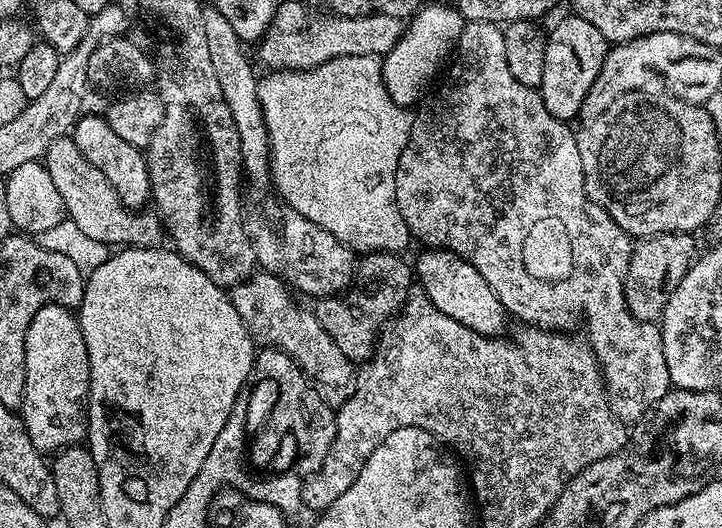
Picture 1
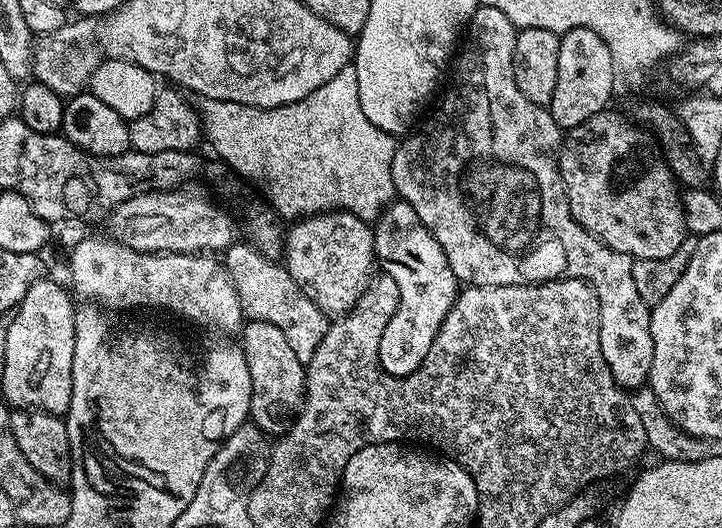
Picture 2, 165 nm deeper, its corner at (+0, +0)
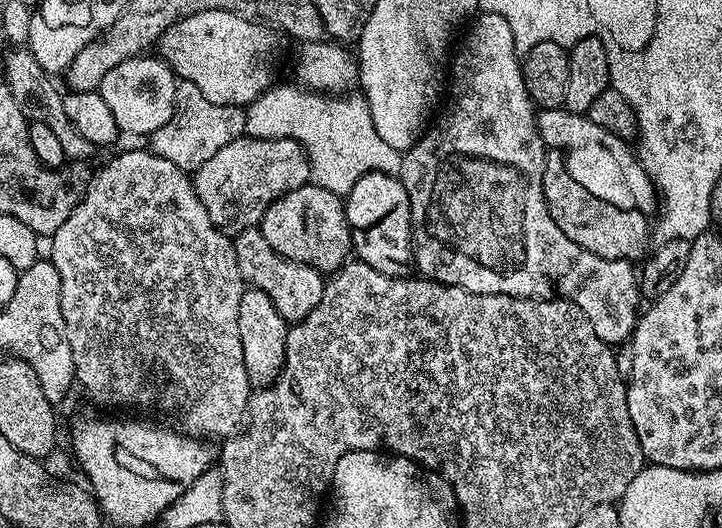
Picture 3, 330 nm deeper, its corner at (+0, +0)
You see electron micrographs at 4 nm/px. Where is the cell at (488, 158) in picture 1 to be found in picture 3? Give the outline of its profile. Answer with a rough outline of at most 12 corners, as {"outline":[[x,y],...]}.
{"outline":[[480,12],[400,157],[419,275],[560,297],[610,346],[637,269],[570,242],[514,30]]}

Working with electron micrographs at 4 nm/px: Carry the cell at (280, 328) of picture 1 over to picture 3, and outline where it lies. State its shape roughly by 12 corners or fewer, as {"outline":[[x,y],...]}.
{"outline":[[259,227],[232,241],[245,285],[289,322],[322,302],[326,280],[287,260]]}

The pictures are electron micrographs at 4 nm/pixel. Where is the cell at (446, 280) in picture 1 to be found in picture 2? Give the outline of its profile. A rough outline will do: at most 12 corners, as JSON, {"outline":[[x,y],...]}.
{"outline":[[393,199],[372,237],[394,278],[378,342],[386,374],[422,366],[458,295],[414,206]]}

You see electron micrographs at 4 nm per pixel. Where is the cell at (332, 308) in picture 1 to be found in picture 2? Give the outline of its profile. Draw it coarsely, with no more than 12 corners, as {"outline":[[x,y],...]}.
{"outline":[[349,212],[291,221],[282,263],[329,318],[378,272],[373,225]]}

